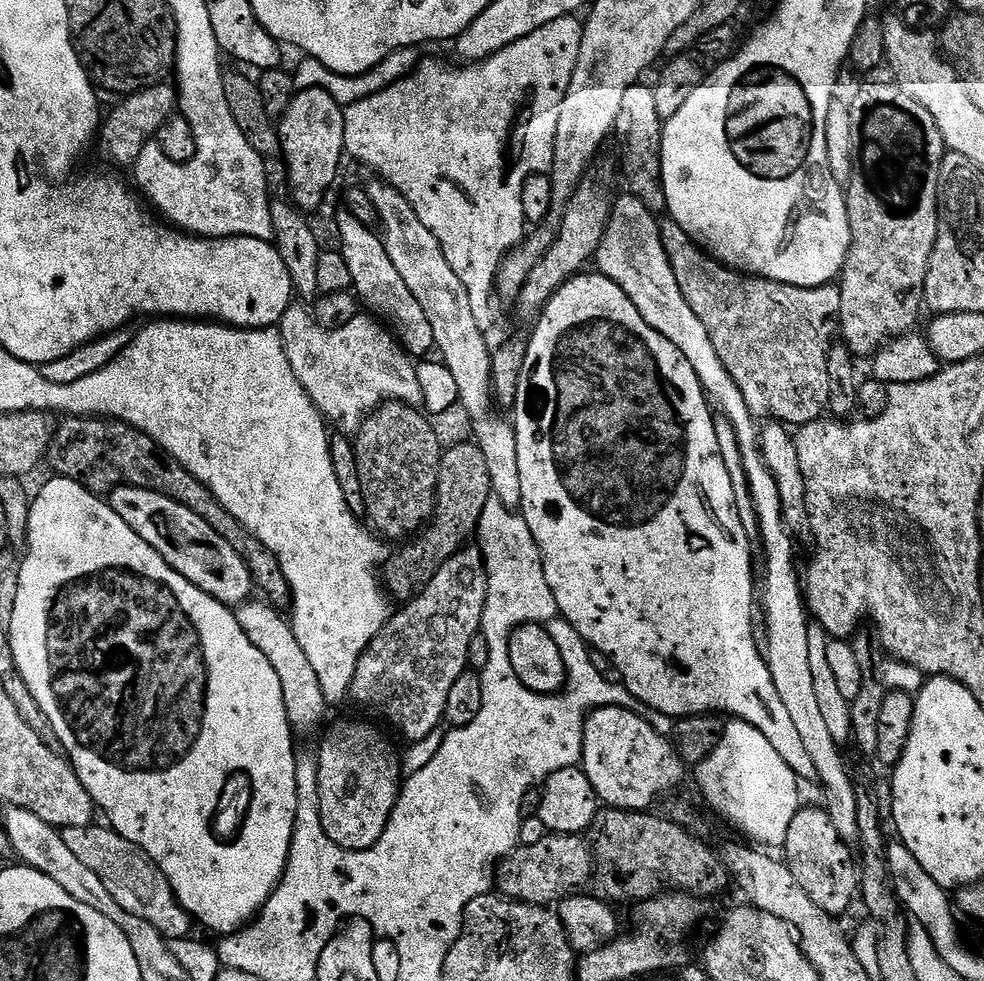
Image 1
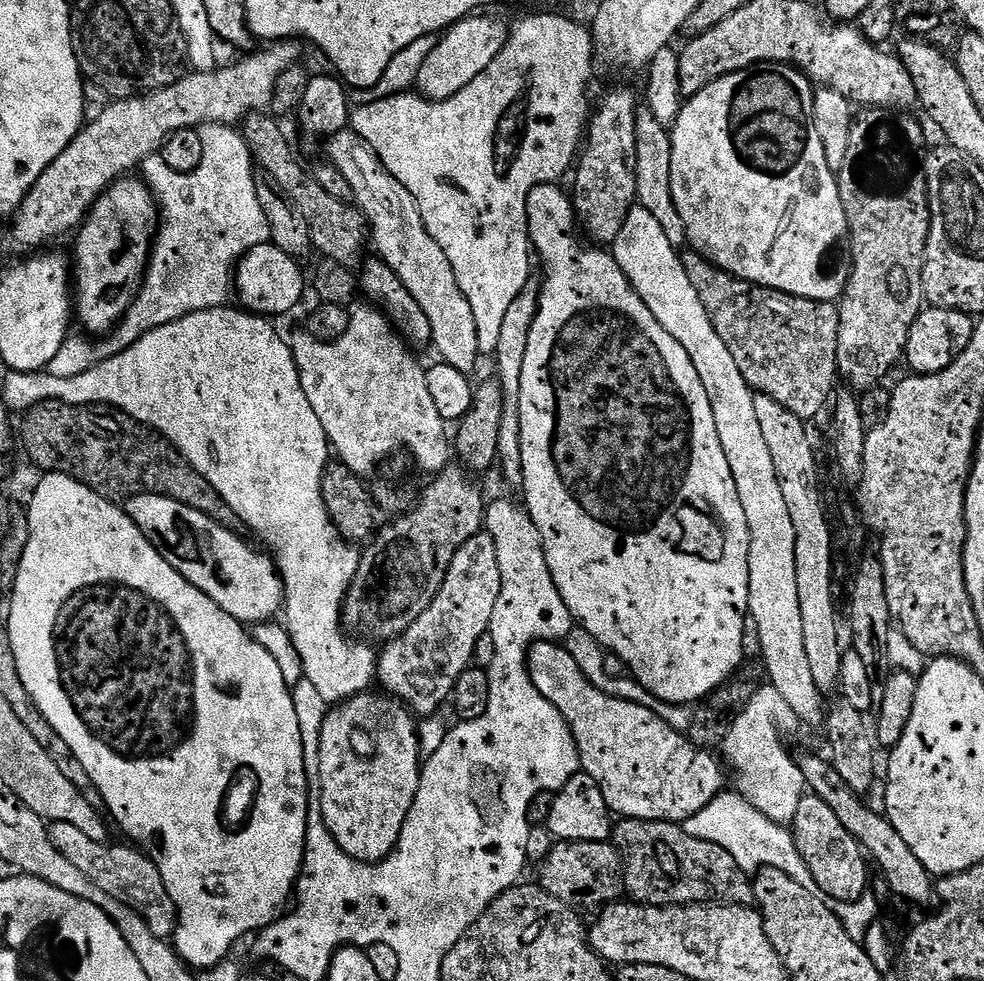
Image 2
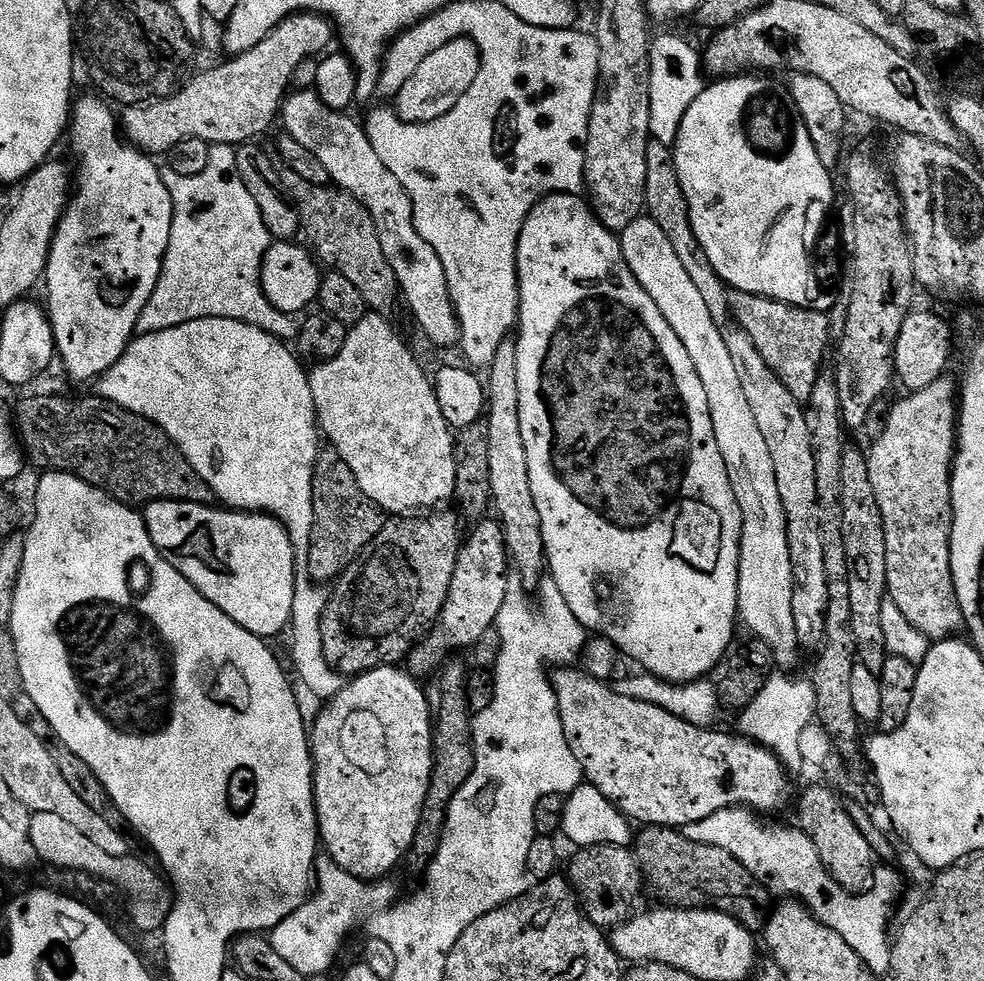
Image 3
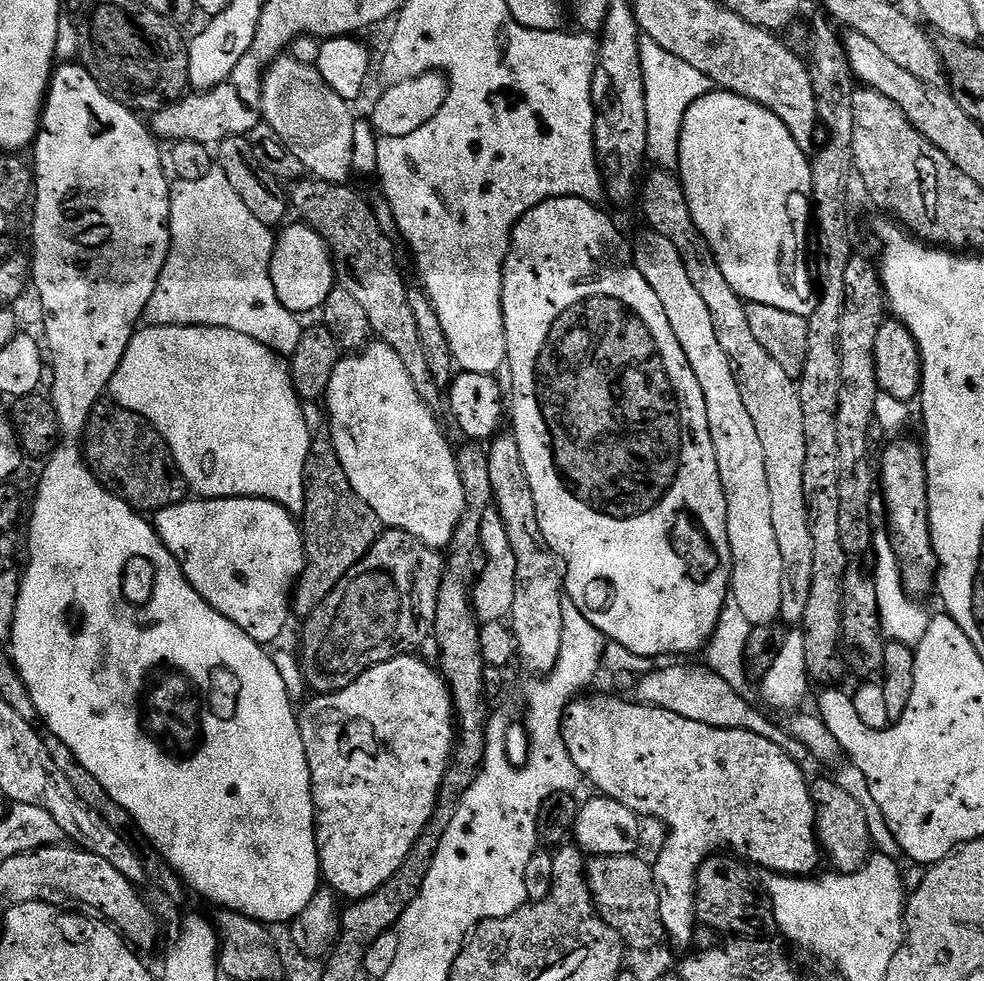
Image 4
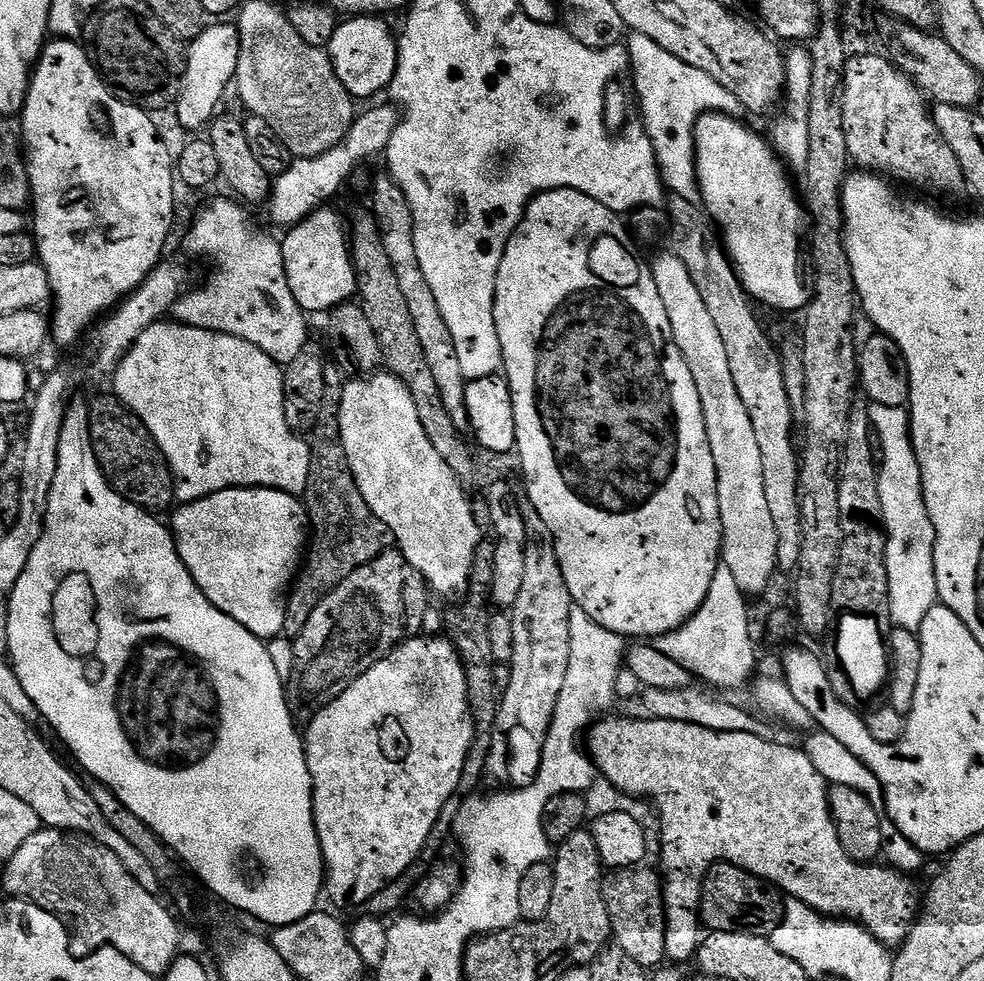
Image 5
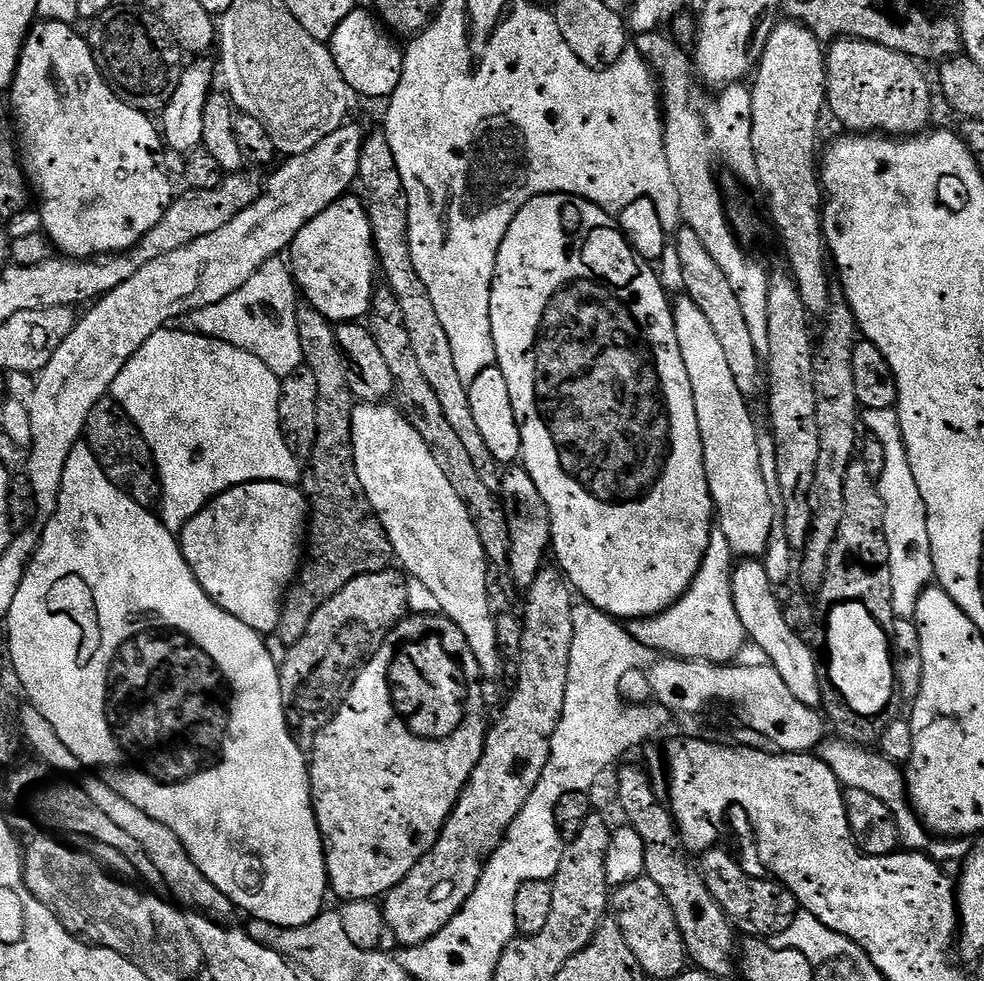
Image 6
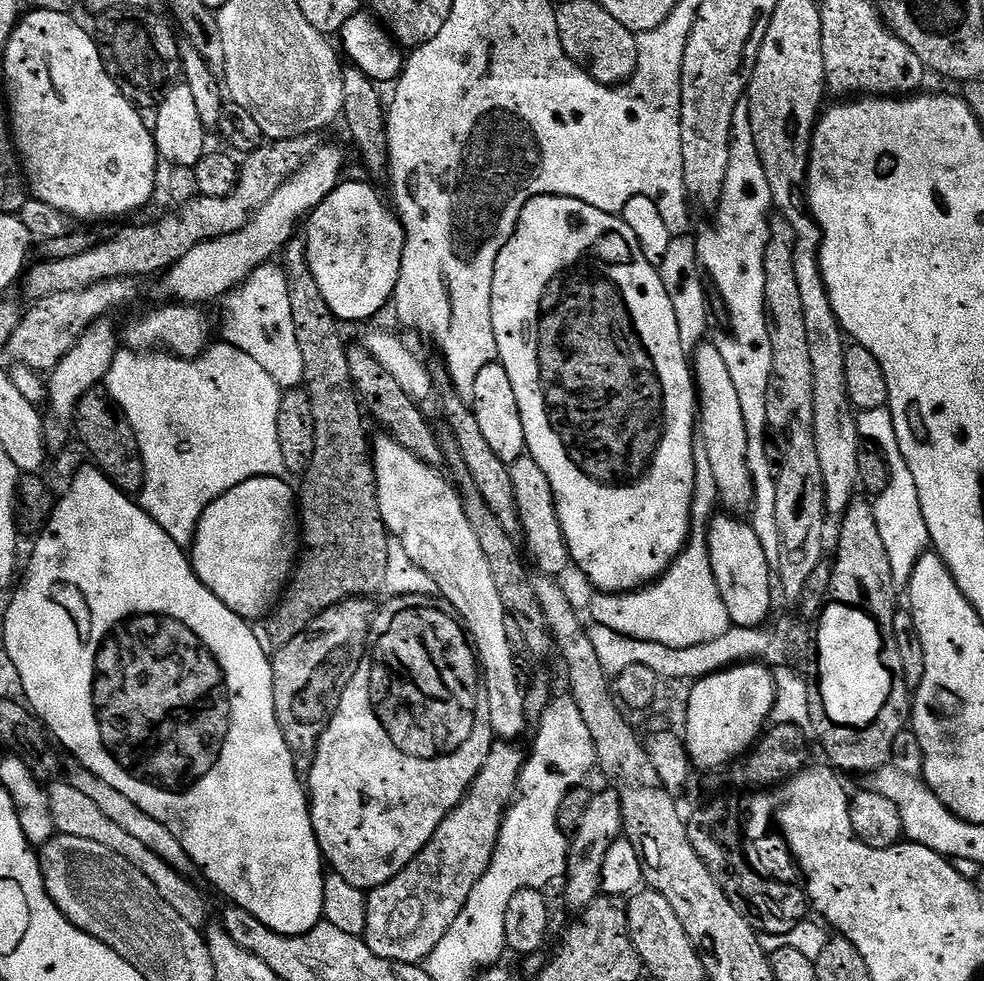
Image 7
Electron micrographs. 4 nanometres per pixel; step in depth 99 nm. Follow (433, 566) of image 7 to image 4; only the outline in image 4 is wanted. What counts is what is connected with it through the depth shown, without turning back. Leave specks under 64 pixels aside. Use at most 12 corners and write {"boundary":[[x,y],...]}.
{"boundary":[[402,358],[330,374],[338,462],[385,529],[447,549],[456,452]]}

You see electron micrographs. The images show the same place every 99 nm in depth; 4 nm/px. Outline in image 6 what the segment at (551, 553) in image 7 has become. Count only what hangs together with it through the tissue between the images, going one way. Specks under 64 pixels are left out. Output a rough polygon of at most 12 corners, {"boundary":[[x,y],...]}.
{"boundary":[[522,466],[501,475],[512,580],[527,590],[553,543],[548,507]]}

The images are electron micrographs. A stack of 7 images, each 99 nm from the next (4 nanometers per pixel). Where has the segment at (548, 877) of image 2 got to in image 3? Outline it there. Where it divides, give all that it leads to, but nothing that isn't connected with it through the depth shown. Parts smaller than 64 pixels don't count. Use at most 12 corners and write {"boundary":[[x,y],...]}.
{"boundary":[[631,847],[573,853],[566,879],[590,922],[637,915],[646,885]]}

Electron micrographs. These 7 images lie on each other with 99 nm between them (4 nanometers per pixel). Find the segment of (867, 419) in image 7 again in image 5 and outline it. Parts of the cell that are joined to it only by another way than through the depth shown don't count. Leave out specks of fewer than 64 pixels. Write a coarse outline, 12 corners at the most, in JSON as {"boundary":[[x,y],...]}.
{"boundary":[[868,404],[895,627],[938,604],[907,407]]}

